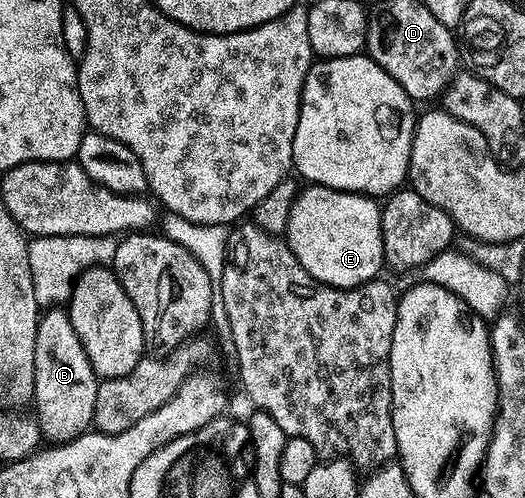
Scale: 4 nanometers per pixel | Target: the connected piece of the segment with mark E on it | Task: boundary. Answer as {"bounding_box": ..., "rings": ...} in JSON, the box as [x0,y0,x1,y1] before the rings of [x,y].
{"bounding_box":[285,185,384,289],"rings":[[[324,185],[300,188],[289,211],[285,240],[297,263],[323,285],[352,289],[374,281],[384,268],[381,205],[374,197],[346,193]]]}

